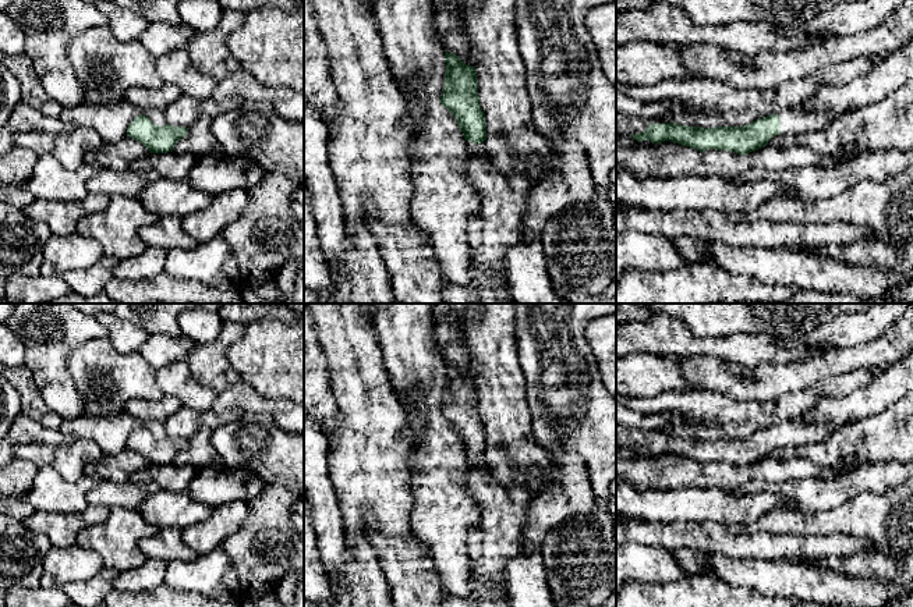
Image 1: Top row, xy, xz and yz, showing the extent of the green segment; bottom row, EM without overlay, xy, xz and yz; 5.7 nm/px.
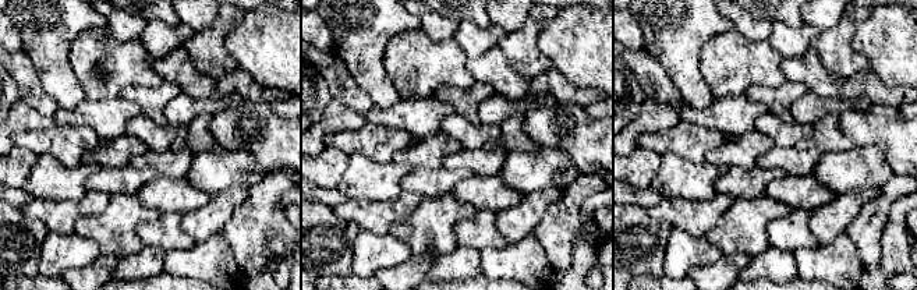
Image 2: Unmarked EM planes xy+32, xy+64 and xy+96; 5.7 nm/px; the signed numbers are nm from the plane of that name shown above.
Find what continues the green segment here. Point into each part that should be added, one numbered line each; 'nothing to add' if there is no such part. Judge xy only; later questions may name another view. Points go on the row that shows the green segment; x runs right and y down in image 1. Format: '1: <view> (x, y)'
nothing to add

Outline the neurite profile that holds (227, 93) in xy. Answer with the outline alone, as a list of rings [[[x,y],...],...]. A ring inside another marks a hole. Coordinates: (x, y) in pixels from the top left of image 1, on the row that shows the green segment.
[[[238,70],[220,79],[212,92],[212,97],[219,102],[269,102],[275,103],[277,97],[289,95],[287,90],[277,90],[263,86],[251,74]]]

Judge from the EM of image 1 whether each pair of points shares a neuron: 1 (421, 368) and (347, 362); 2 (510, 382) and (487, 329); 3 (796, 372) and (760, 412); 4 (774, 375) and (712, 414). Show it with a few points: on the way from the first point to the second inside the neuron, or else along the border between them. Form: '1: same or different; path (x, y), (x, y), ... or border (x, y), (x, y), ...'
1: different; border (375, 333), (382, 366), (396, 396)
2: same; path (498, 369), (492, 341)
3: different; border (806, 389), (785, 391), (761, 401), (742, 401)
4: different; border (704, 390), (718, 390), (742, 400), (767, 400)

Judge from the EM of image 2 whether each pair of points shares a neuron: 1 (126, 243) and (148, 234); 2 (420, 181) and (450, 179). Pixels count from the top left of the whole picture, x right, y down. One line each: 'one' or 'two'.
1: two
2: one

